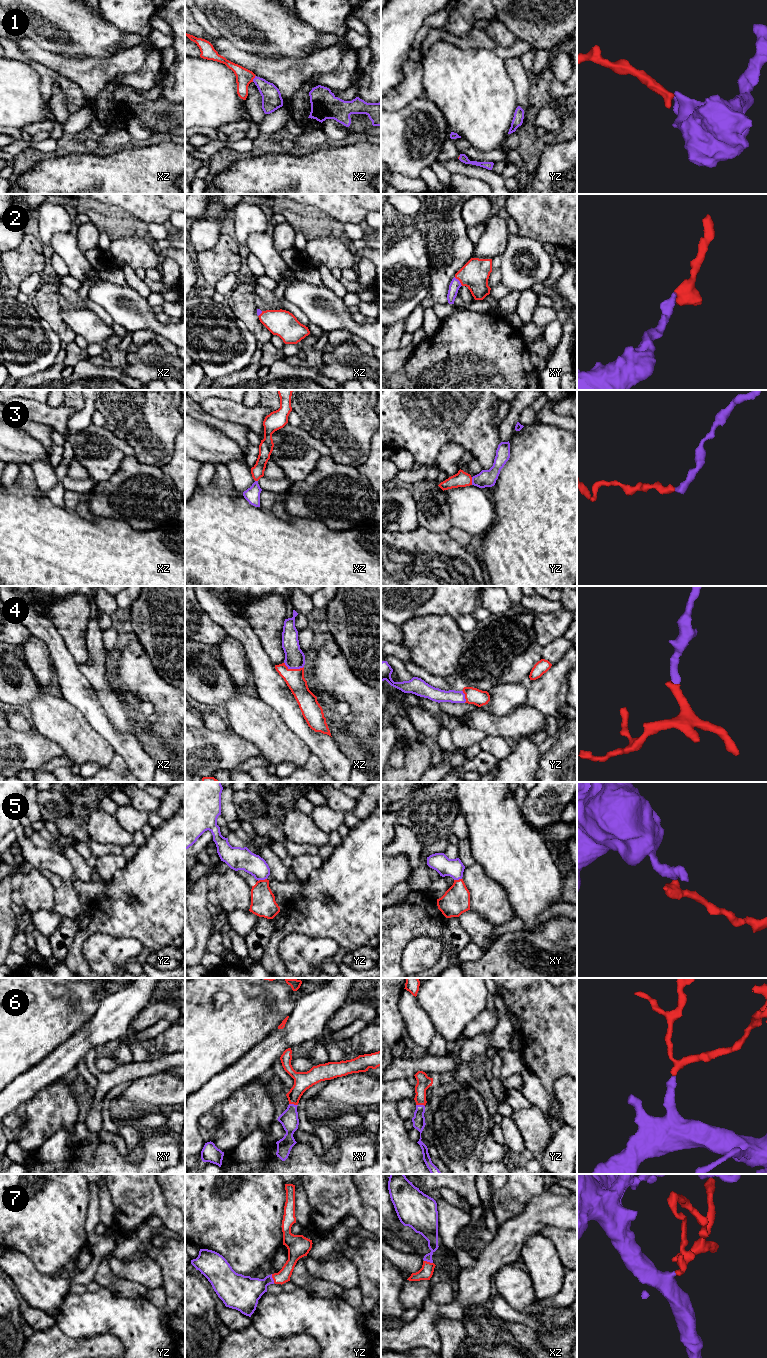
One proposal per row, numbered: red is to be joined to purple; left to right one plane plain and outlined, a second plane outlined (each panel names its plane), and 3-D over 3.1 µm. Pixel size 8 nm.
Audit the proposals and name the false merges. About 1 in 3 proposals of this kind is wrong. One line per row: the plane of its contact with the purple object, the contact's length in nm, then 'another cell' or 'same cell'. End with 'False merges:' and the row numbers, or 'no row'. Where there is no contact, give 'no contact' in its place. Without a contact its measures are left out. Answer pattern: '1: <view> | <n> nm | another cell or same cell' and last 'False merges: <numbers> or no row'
1: xz | 60 nm | same cell
2: xy | 100 nm | same cell
3: yz | 60 nm | same cell
4: xz | 170 nm | same cell
5: yz | 80 nm | same cell
6: xy | 70 nm | same cell
7: yz | 80 nm | same cell
False merges: no row

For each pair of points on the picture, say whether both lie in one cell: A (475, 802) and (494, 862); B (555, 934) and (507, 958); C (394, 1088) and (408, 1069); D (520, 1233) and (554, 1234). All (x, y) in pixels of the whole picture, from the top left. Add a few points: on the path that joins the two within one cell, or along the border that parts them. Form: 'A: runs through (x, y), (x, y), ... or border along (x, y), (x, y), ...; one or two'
A: runs through (490, 817), (494, 821), (494, 847); one
B: runs through (543, 943), (539, 943), (524, 958), (519, 958); one
C: border along (406, 1078), (397, 1078), (391, 1081); two
D: border along (562, 1228), (544, 1226), (538, 1232); two

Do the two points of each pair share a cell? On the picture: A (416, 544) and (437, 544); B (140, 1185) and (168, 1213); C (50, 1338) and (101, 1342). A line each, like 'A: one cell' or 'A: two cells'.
A: one cell
B: one cell
C: one cell

